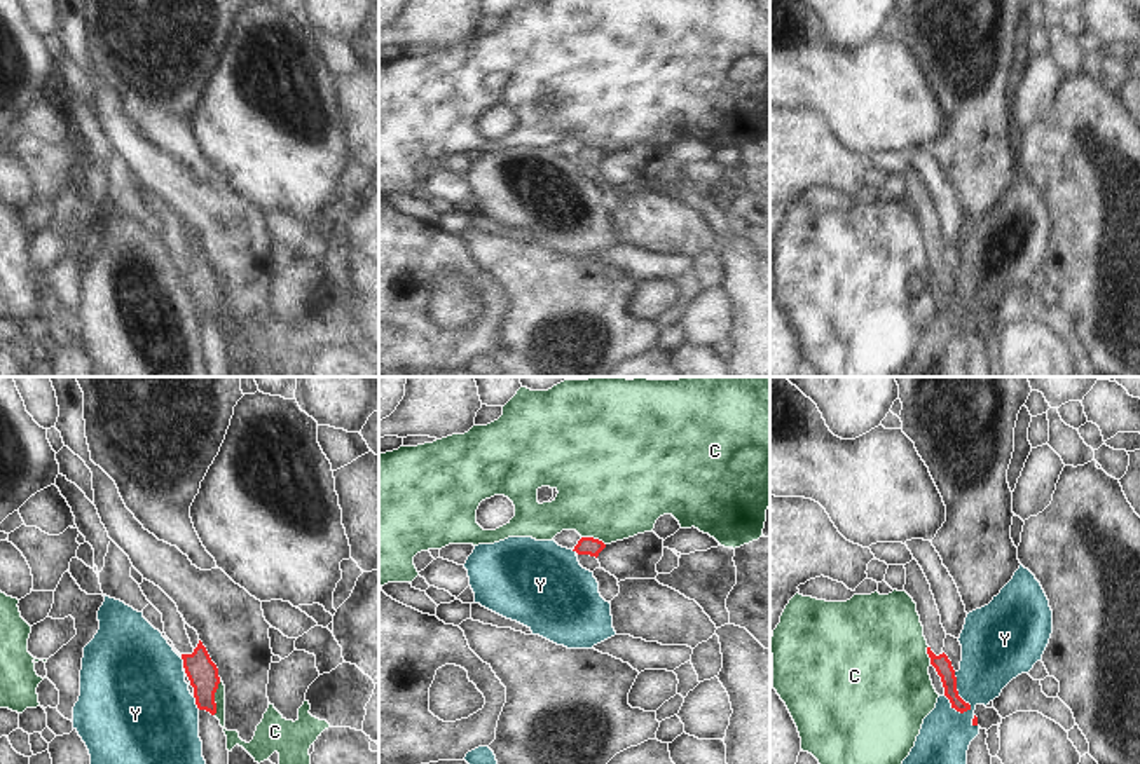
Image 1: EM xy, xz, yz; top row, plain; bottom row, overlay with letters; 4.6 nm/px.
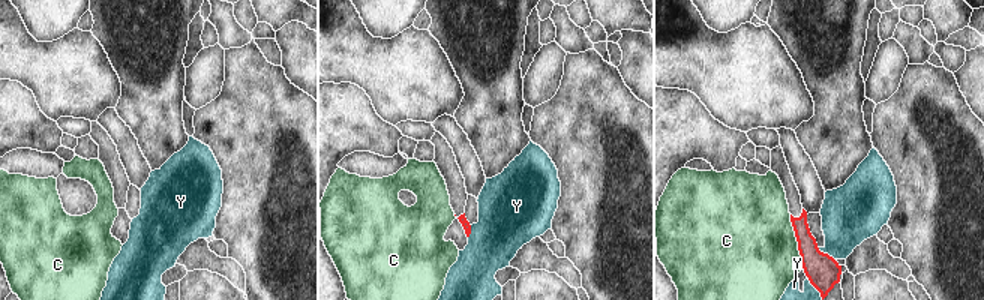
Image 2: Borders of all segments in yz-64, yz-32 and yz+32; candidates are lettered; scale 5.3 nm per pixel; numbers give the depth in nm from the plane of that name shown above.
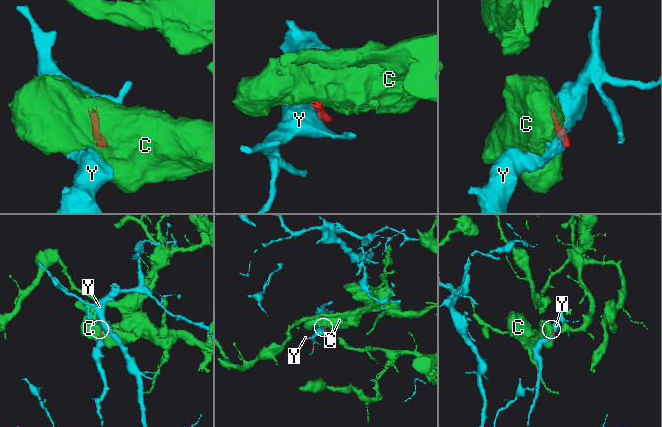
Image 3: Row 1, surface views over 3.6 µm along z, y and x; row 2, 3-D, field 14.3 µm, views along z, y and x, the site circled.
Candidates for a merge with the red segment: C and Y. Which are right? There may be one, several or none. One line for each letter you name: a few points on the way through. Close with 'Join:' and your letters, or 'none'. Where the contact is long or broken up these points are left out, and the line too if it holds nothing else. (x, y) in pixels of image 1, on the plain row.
Join: none

